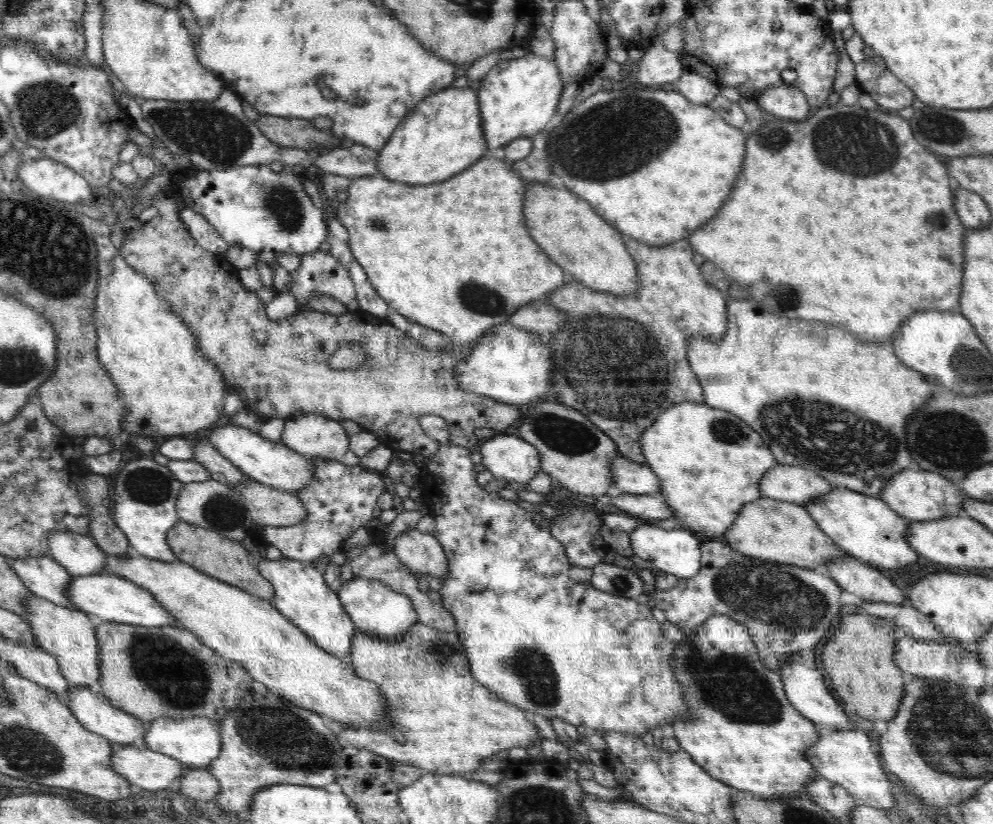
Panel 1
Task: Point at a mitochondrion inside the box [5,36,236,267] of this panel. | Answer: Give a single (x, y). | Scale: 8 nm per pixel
(44, 109)

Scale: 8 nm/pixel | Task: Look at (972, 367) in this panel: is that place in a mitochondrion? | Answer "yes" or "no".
yes

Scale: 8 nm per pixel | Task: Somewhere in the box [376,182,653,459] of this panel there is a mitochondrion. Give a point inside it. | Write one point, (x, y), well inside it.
(476, 298)

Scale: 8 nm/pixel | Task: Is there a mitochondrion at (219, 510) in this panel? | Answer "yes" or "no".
yes

